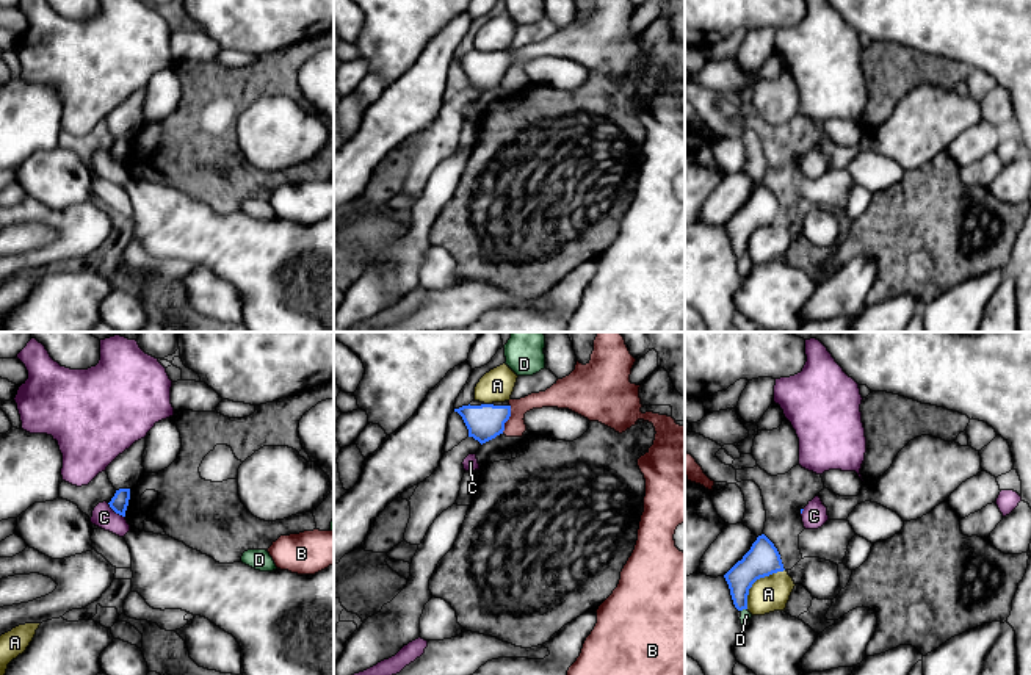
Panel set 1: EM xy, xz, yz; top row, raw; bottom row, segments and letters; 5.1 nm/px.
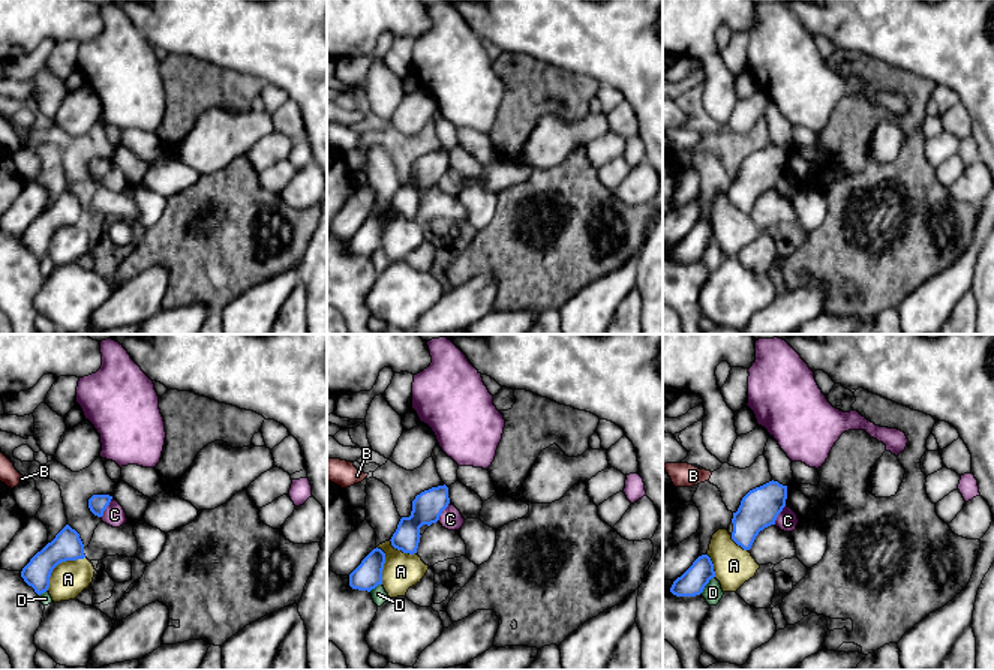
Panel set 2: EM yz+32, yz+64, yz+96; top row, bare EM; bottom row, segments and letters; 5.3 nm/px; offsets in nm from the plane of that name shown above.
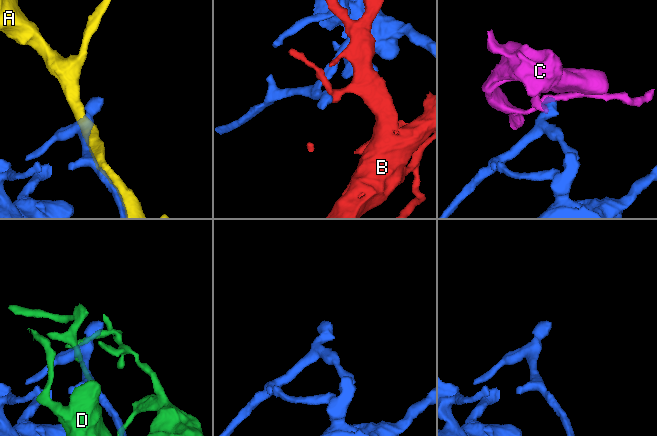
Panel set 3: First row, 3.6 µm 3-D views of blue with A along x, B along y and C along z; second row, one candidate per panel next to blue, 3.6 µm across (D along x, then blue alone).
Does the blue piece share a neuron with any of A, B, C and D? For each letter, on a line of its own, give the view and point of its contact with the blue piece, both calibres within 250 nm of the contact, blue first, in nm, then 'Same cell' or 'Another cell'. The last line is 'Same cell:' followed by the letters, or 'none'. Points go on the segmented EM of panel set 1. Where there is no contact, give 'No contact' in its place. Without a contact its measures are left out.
A: Touches blue at yz (756, 580). Thickness 170 nm (blue) against 180 nm. Another cell
B: Touches blue at xz (508, 418). Thickness 180 nm (blue) against 100 nm. Another cell
C: Touches blue at xy (116, 512). Thickness 90 nm (blue) against 120 nm. Another cell
D: Touches blue at yz (743, 608). Thickness 160 nm (blue) against 50 nm. Another cell
Same cell: none

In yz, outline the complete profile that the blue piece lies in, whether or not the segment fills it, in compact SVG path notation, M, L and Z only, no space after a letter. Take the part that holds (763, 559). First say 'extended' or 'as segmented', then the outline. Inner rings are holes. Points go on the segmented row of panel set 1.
as segmented; M765 534L758 536L743 559L724 575L735 608L738 611L747 609L747 595L752 584L760 578L783 570L774 543Z

